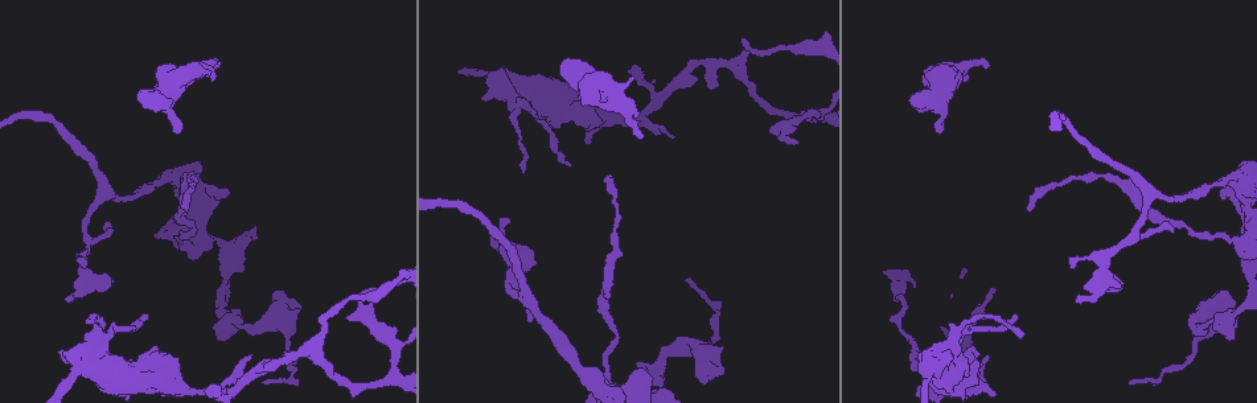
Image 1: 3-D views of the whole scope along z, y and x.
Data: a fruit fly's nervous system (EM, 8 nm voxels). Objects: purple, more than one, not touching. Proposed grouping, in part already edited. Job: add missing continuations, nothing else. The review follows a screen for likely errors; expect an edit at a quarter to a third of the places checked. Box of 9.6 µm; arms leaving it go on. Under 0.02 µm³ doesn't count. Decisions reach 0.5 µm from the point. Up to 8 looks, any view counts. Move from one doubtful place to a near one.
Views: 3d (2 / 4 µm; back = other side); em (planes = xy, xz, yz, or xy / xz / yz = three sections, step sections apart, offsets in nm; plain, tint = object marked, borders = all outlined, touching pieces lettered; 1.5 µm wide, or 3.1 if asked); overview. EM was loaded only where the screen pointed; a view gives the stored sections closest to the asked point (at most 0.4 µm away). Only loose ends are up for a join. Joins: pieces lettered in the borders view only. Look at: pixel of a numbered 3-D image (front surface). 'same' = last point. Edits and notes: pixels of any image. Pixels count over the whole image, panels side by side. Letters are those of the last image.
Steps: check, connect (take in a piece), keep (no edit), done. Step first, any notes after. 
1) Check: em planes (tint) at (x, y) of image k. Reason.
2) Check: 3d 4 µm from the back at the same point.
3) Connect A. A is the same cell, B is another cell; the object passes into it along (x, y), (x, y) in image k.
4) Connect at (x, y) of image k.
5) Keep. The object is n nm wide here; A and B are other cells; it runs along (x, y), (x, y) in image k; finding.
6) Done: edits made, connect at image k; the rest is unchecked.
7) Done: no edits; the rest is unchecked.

Check: em planes (plain) at (264, 385) of image 1. An open end.

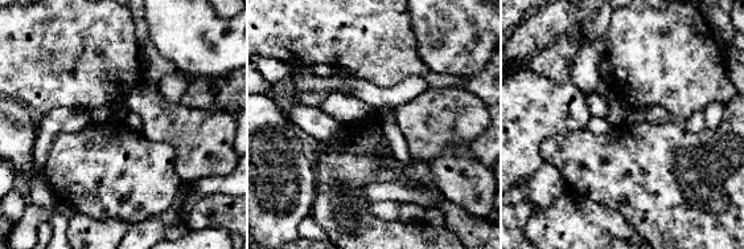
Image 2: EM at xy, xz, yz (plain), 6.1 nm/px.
Check: em planes (tint) at the same point. Where the object lies.

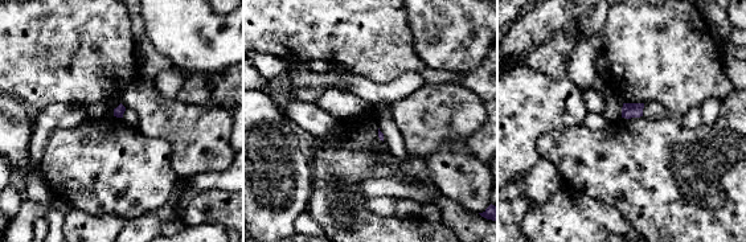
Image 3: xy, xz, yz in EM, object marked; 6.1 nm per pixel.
Check: em planes (borders) at the same point.

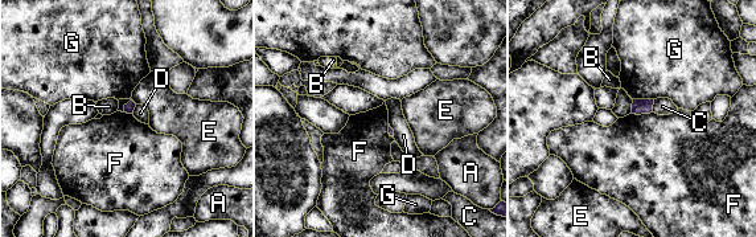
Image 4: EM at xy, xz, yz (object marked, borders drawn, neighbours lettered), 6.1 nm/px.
Keep. The longest contact is with F, 130 nm; A, B, C, D, E, F and G are other cells; a border runs along (652, 111), (632, 114) in image 4; none of them fits.

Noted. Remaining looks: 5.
Check: em planes (borders) at (218, 65) of image 1. Branch stops here.

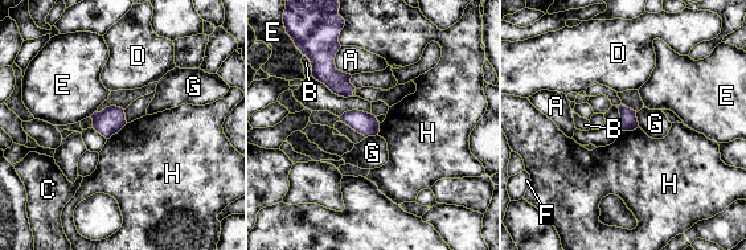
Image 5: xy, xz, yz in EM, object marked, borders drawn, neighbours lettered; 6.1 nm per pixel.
Keep. The longest contact is with A, 200 nm; A, B, C, D, E, F, G and H are other cells; no lettered piece goes on from it.

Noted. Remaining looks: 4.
Check: em planes (tint) at (177, 131) of image 1. Branch stops here.

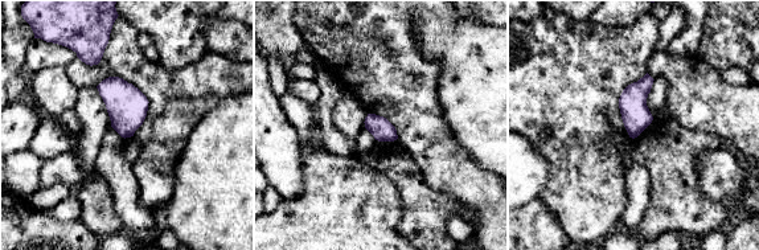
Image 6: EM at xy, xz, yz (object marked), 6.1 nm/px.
Check: em planes (borders) at the same point. See the neighbours.

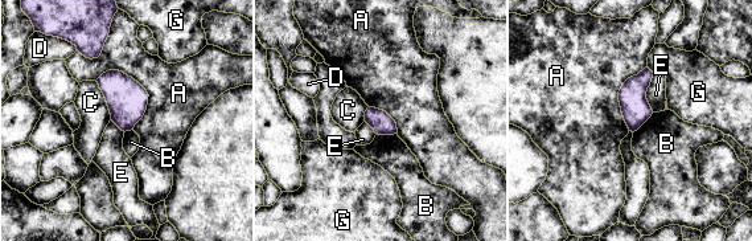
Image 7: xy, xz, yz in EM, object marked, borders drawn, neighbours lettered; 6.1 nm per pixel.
Keep. The object is 140 nm wide here; A, B, C, D, E and G are other cells; a border runs along (109, 69), (148, 96), (134, 129) in image 7; no lettered piece goes on from it.

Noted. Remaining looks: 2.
Done: no edits; the rest is unchecked.

